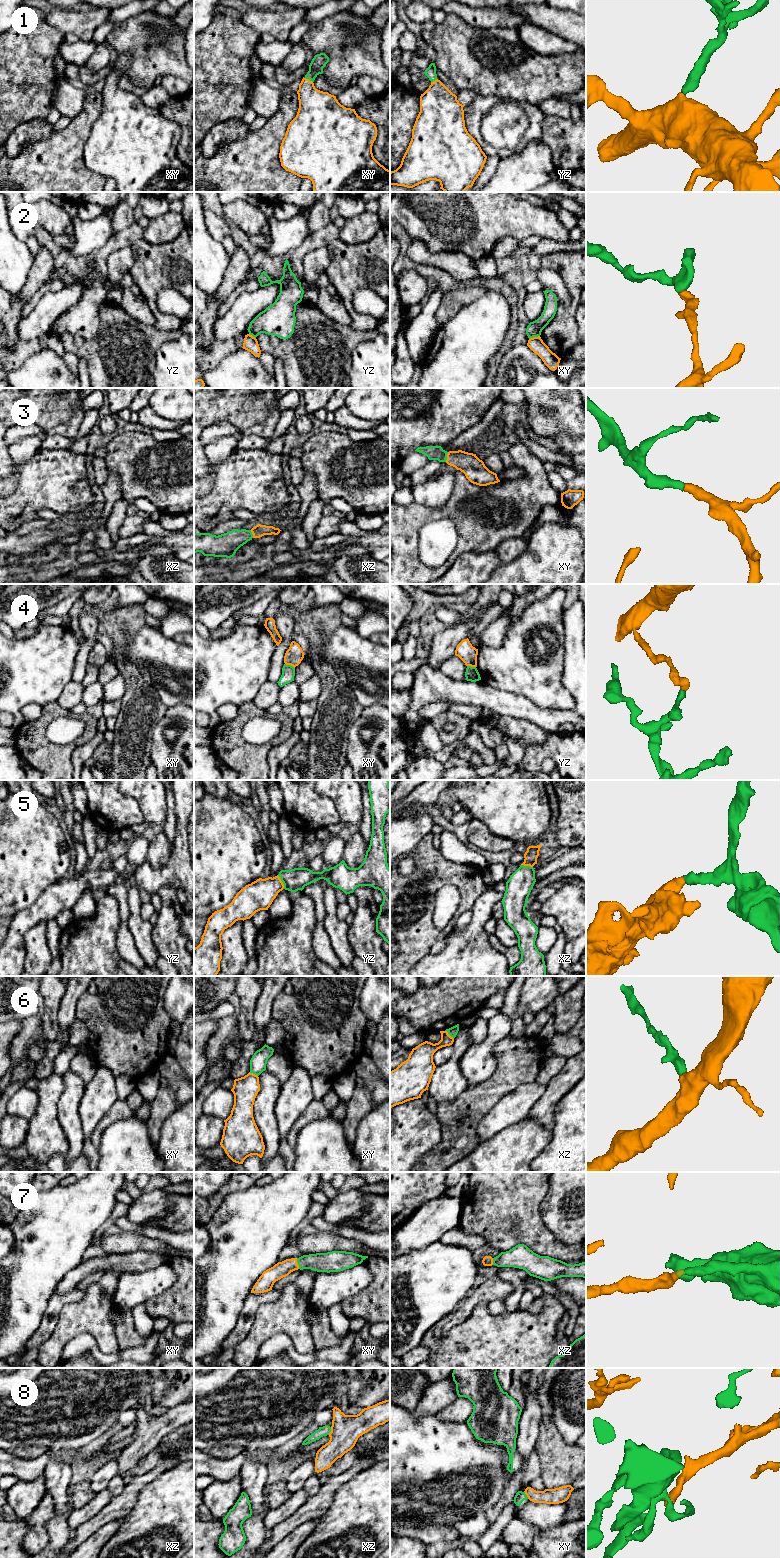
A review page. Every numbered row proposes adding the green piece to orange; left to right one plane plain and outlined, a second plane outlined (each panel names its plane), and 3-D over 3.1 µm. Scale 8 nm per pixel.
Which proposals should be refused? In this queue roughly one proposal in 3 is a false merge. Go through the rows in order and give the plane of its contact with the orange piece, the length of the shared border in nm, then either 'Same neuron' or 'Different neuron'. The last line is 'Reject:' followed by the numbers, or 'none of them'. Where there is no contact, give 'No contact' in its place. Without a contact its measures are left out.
1: Touches orange in xy. Shared border 80 nm. Same neuron
2: Touches orange in xy. Shared border 90 nm. Different neuron
3: Touches orange in xy. Shared border 80 nm. Same neuron
4: Touches orange in xy. Shared border 90 nm. Different neuron
5: Touches orange in yz. Shared border 130 nm. Same neuron
6: Touches orange in xz. Shared border 100 nm. Different neuron
7: Touches orange in xy. Shared border 90 nm. Same neuron
8: Touches orange in xz. Shared border 70 nm. Different neuron
Reject: 2, 4, 6, 8

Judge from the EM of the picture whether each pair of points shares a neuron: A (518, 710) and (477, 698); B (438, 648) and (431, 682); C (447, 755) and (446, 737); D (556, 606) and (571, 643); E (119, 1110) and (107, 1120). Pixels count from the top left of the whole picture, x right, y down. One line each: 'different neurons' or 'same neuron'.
A: same neuron
B: different neurons
C: different neurons
D: different neurons
E: same neuron

